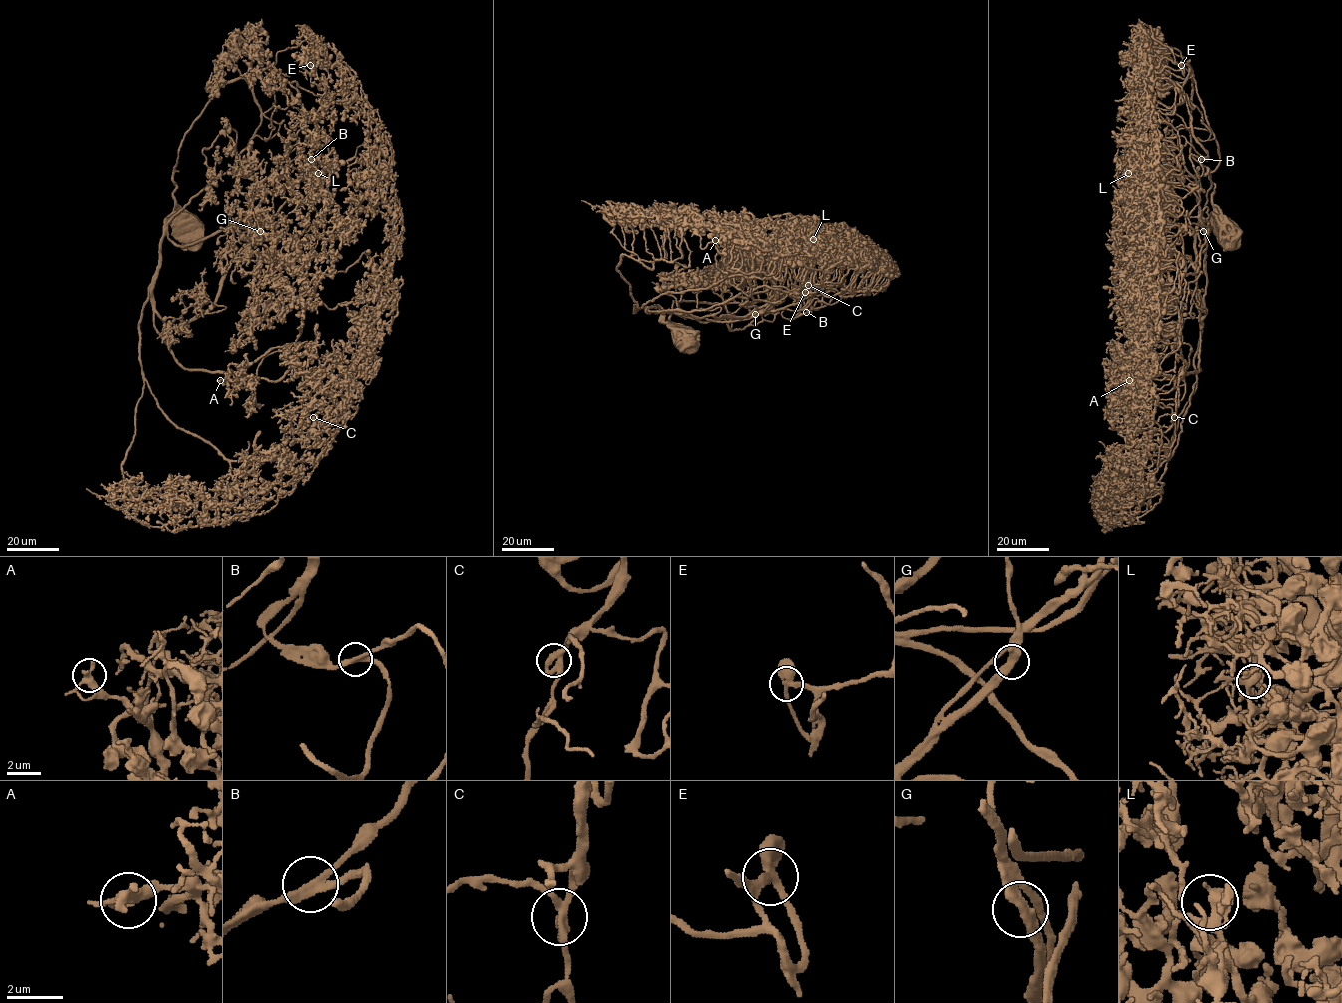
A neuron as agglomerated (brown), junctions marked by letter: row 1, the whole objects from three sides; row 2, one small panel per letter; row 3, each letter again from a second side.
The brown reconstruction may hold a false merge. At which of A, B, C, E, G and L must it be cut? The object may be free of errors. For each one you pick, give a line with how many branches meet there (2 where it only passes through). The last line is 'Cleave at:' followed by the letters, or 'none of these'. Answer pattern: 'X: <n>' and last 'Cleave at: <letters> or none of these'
Cleave at: none of these

